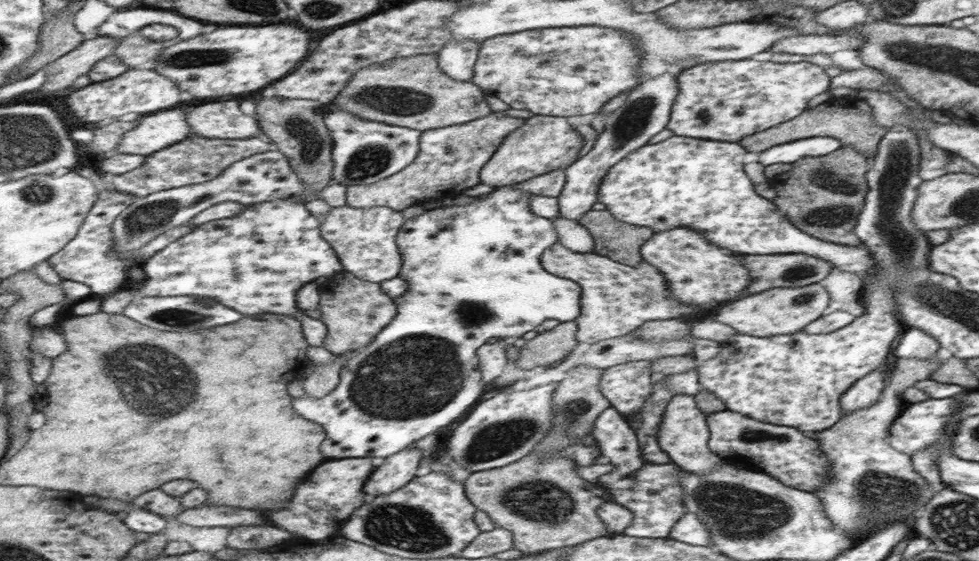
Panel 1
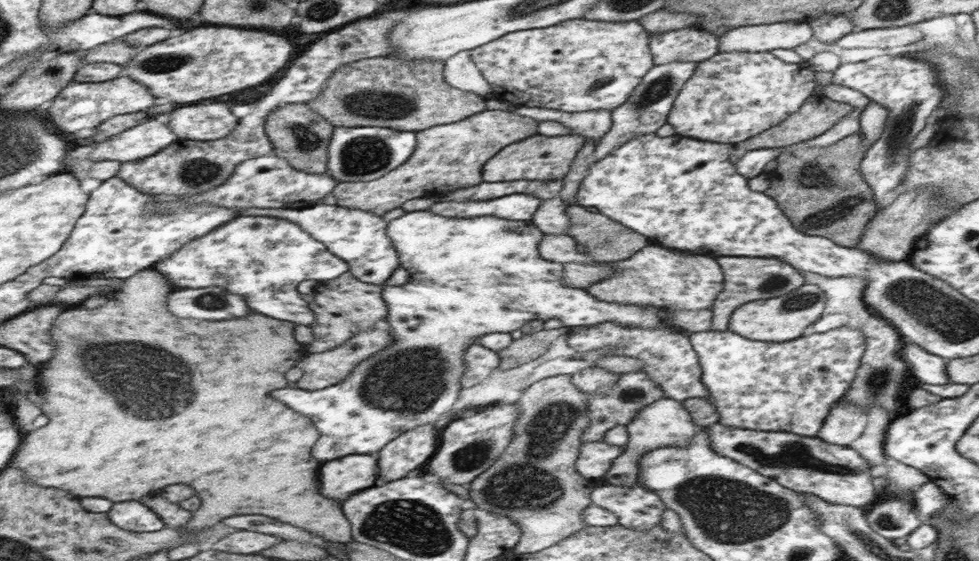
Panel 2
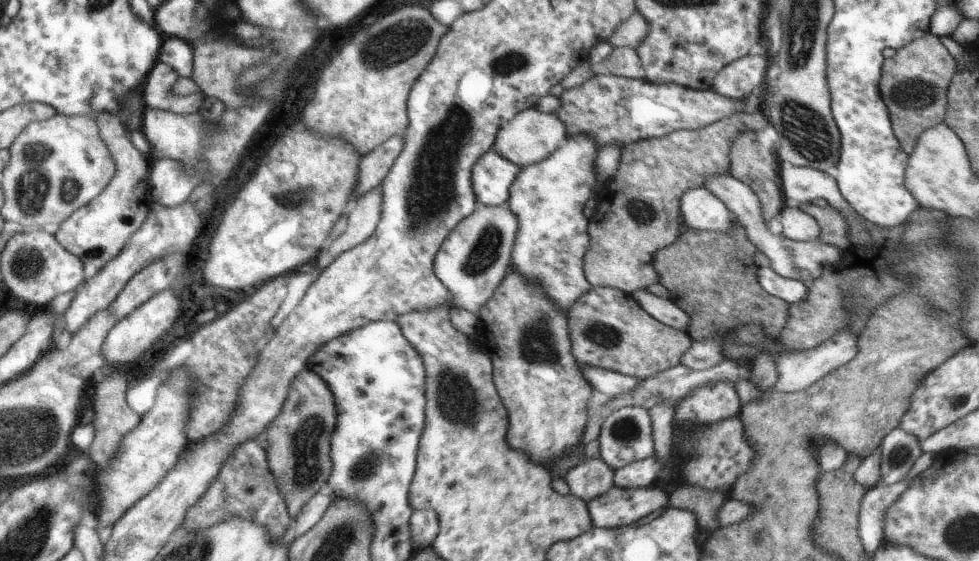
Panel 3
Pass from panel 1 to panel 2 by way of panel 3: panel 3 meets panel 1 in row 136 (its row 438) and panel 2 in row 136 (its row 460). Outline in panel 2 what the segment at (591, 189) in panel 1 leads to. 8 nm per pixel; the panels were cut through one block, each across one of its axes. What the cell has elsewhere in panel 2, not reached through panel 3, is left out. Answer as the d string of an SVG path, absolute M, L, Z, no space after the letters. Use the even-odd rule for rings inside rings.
M688 61L669 62L660 66L655 64L645 74L644 80L634 90L629 100L611 111L611 119L613 120L611 129L596 143L593 152L598 158L597 161L611 150L624 144L630 137L656 133L663 124L666 124L668 113L671 111L679 90L689 78L692 78L696 67L697 63Z

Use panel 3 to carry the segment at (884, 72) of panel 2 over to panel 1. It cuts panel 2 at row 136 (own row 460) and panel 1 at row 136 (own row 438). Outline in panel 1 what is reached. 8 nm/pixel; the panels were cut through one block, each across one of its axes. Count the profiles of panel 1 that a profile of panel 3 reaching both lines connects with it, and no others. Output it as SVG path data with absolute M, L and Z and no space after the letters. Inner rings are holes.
M890 130L886 136L881 138L881 142L878 146L878 153L871 159L871 167L868 172L870 191L868 197L866 197L865 208L861 210L860 220L857 221L856 233L858 238L862 239L862 246L867 248L867 250L873 254L873 257L877 262L875 267L877 268L879 276L877 276L877 280L873 280L873 282L866 284L862 290L862 303L865 306L865 313L860 317L856 317L851 323L844 326L844 328L829 333L806 334L803 331L798 331L794 334L778 335L768 338L760 338L754 335L736 333L727 341L721 342L719 344L721 348L720 353L716 357L710 358L703 362L700 367L696 368L696 371L698 373L699 384L705 390L714 392L714 395L726 404L727 410L737 411L739 414L750 416L752 419L758 419L760 422L773 423L777 426L790 426L802 432L810 431L818 433L820 431L830 429L830 427L837 425L837 423L841 421L843 416L843 407L841 402L850 388L852 388L868 373L872 373L877 368L884 366L885 359L887 358L888 352L890 352L890 346L892 346L894 338L906 329L904 323L902 323L900 321L900 317L898 317L900 310L897 310L897 302L895 302L895 290L898 289L896 286L900 283L901 278L905 277L908 273L910 273L910 271L913 271L914 269L930 268L929 254L932 252L932 250L930 250L930 239L922 234L922 230L916 225L916 223L913 222L912 217L912 212L917 202L917 198L920 196L920 190L918 190L918 188L920 188L920 184L922 184L922 180L920 180L920 176L918 176L918 160L921 160L920 149L921 148L918 148L918 137L914 130Z

